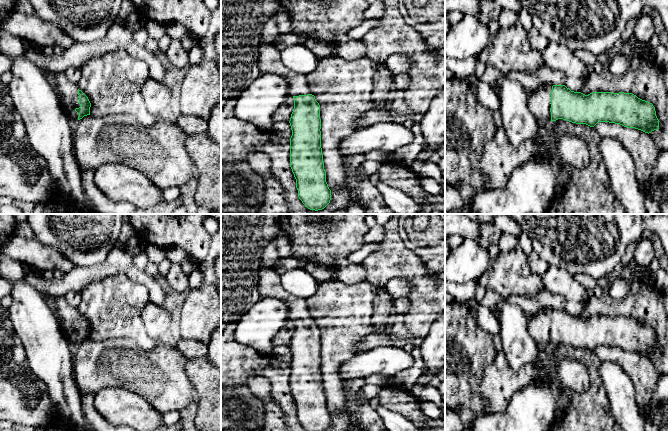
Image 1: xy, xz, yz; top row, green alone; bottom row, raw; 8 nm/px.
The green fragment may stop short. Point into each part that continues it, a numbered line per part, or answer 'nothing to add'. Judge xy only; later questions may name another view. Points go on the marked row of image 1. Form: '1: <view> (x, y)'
1: xy (67, 91)

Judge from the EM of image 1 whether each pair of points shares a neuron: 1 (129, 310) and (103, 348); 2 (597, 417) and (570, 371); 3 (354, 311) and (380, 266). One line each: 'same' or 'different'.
1: different
2: different
3: different

